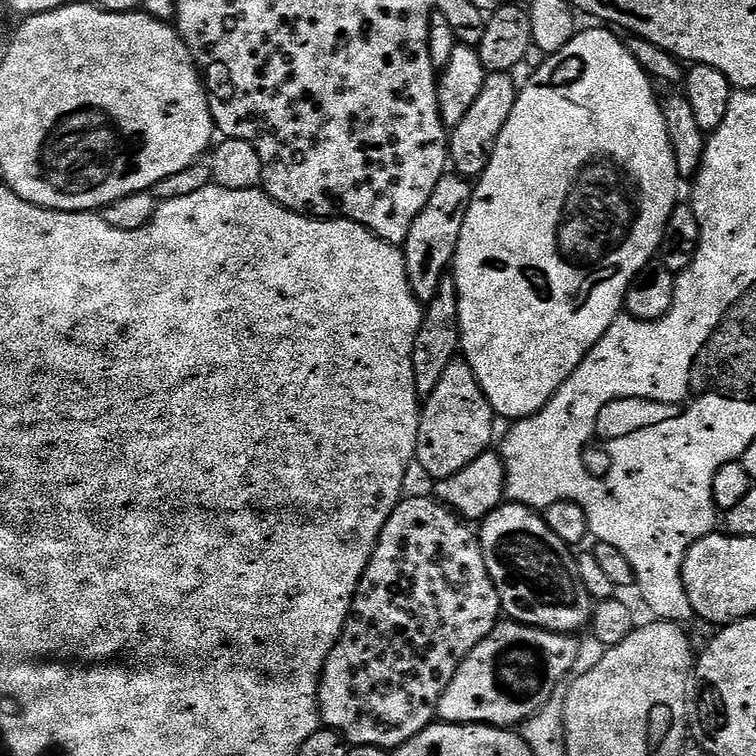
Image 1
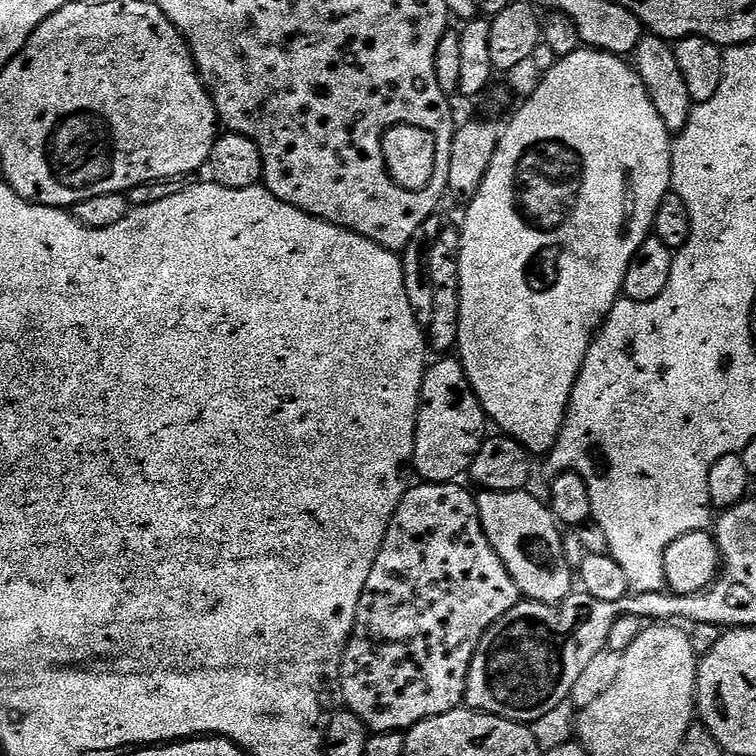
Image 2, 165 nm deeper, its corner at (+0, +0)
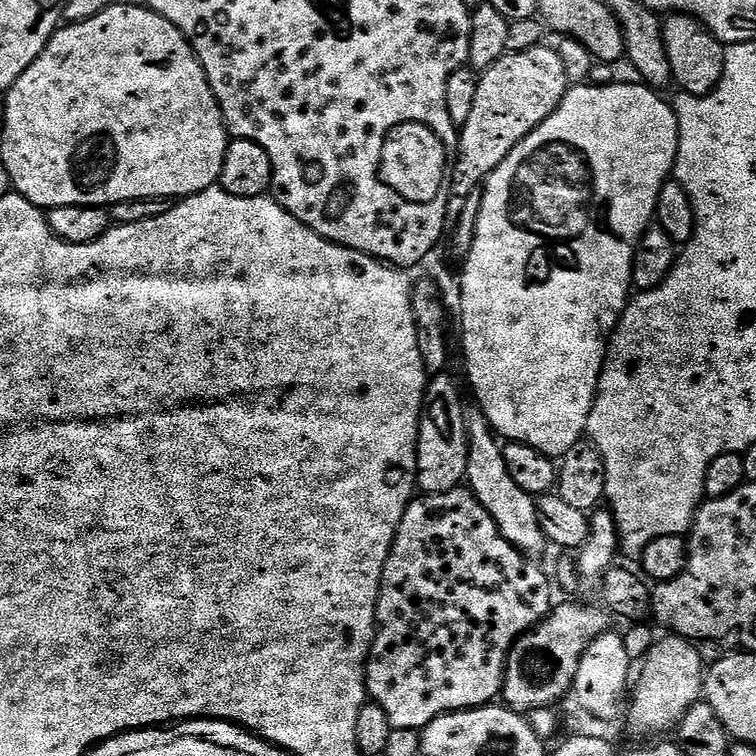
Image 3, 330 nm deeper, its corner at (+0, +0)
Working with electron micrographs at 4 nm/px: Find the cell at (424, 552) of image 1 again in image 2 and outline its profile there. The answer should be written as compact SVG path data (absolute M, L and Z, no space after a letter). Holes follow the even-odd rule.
M420 482L409 487L405 492L398 510L394 510L394 518L386 530L386 538L382 542L382 550L378 558L374 558L374 570L370 570L370 578L366 578L366 586L362 590L362 598L358 602L358 614L352 636L342 658L340 667L340 700L347 711L355 713L364 725L373 733L404 732L418 722L441 716L464 704L464 691L470 674L470 666L482 638L490 630L498 618L502 618L515 604L521 603L520 588L510 570L502 562L502 558L494 550L494 546L486 538L484 527L478 514L476 496L463 488L463 483L429 484Z

